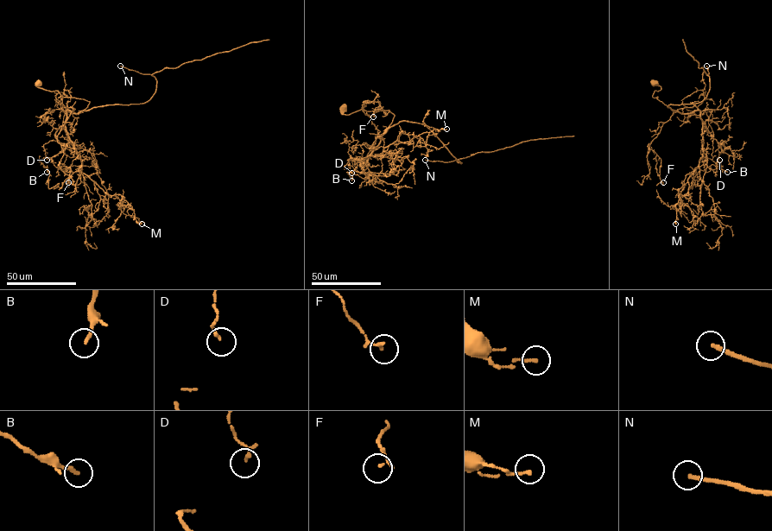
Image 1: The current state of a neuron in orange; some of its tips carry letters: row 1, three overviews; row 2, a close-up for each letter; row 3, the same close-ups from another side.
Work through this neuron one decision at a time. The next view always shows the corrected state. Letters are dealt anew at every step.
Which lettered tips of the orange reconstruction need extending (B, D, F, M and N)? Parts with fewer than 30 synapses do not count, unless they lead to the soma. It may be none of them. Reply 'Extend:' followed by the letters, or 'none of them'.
Extend: N

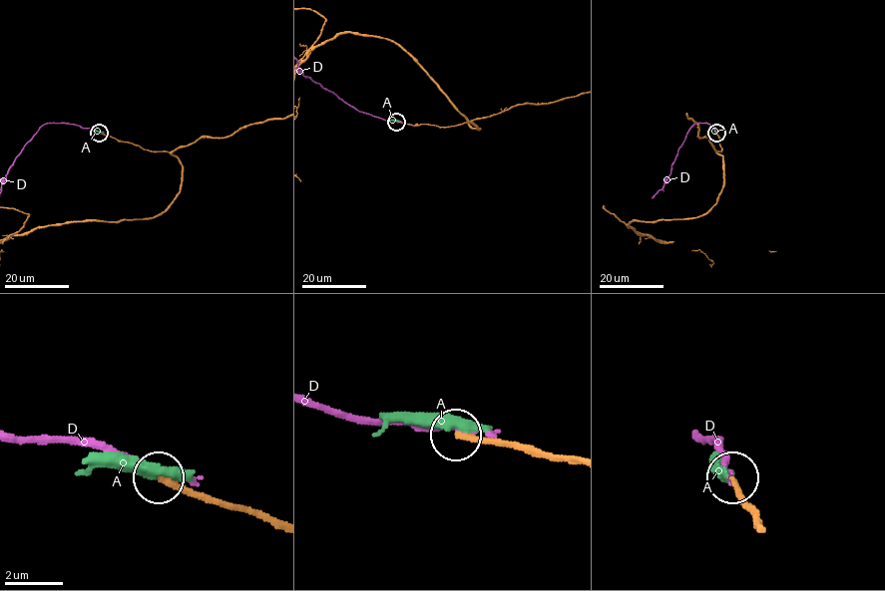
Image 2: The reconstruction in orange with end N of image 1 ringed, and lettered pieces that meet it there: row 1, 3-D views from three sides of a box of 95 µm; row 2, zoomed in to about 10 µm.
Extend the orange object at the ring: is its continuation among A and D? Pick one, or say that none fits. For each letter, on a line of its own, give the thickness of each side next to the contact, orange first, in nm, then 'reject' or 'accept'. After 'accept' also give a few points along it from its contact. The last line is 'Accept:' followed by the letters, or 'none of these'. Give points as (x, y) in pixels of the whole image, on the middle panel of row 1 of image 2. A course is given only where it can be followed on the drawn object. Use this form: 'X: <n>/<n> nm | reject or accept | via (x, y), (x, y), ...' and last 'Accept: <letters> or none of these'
A: 220/460 nm | reject
D: 240/280 nm | reject
Accept: none of these

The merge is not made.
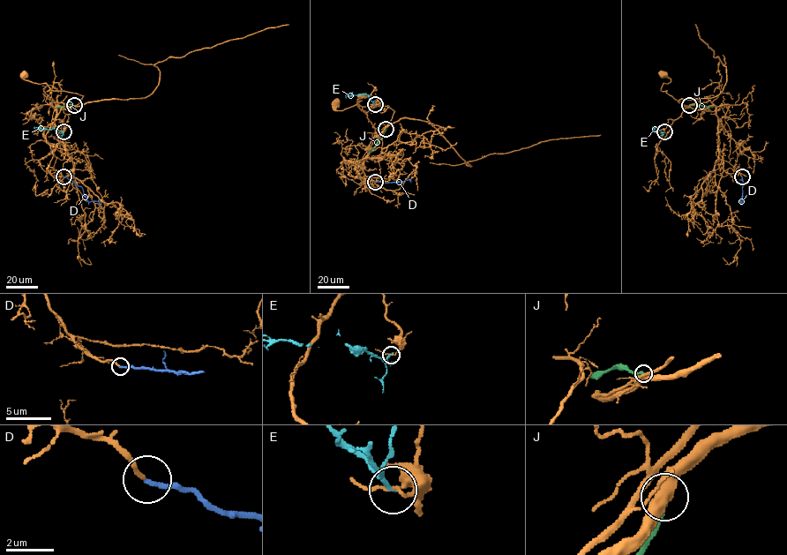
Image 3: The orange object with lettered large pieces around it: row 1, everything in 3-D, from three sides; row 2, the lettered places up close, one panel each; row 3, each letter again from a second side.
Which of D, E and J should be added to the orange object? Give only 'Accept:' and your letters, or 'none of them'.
Accept: D

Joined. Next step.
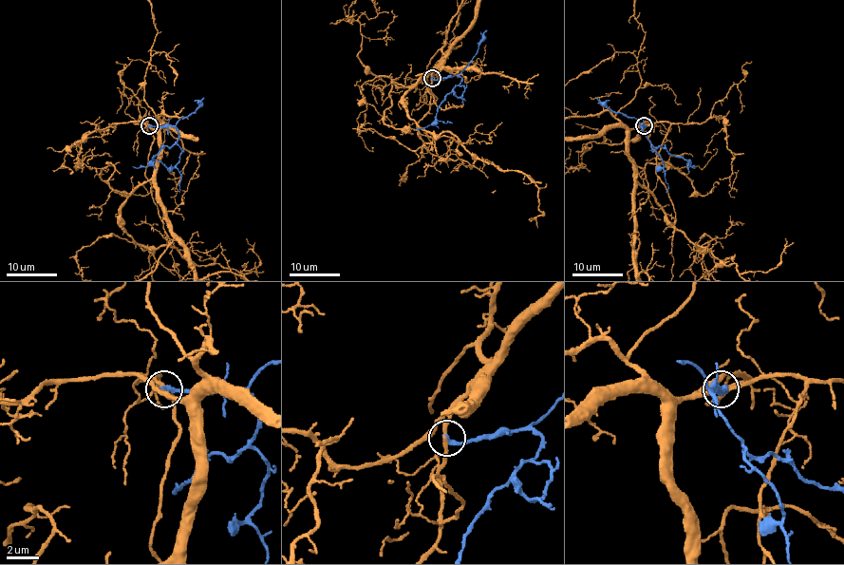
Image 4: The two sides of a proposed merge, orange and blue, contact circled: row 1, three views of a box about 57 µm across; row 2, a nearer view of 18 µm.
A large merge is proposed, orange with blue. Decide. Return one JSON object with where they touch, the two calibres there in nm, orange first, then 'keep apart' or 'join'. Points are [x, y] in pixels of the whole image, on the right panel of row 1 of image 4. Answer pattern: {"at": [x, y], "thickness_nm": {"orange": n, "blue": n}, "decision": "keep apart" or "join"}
{"at": [644, 125], "thickness_nm": {"orange": 240, "blue": 320}, "decision": "keep apart"}

